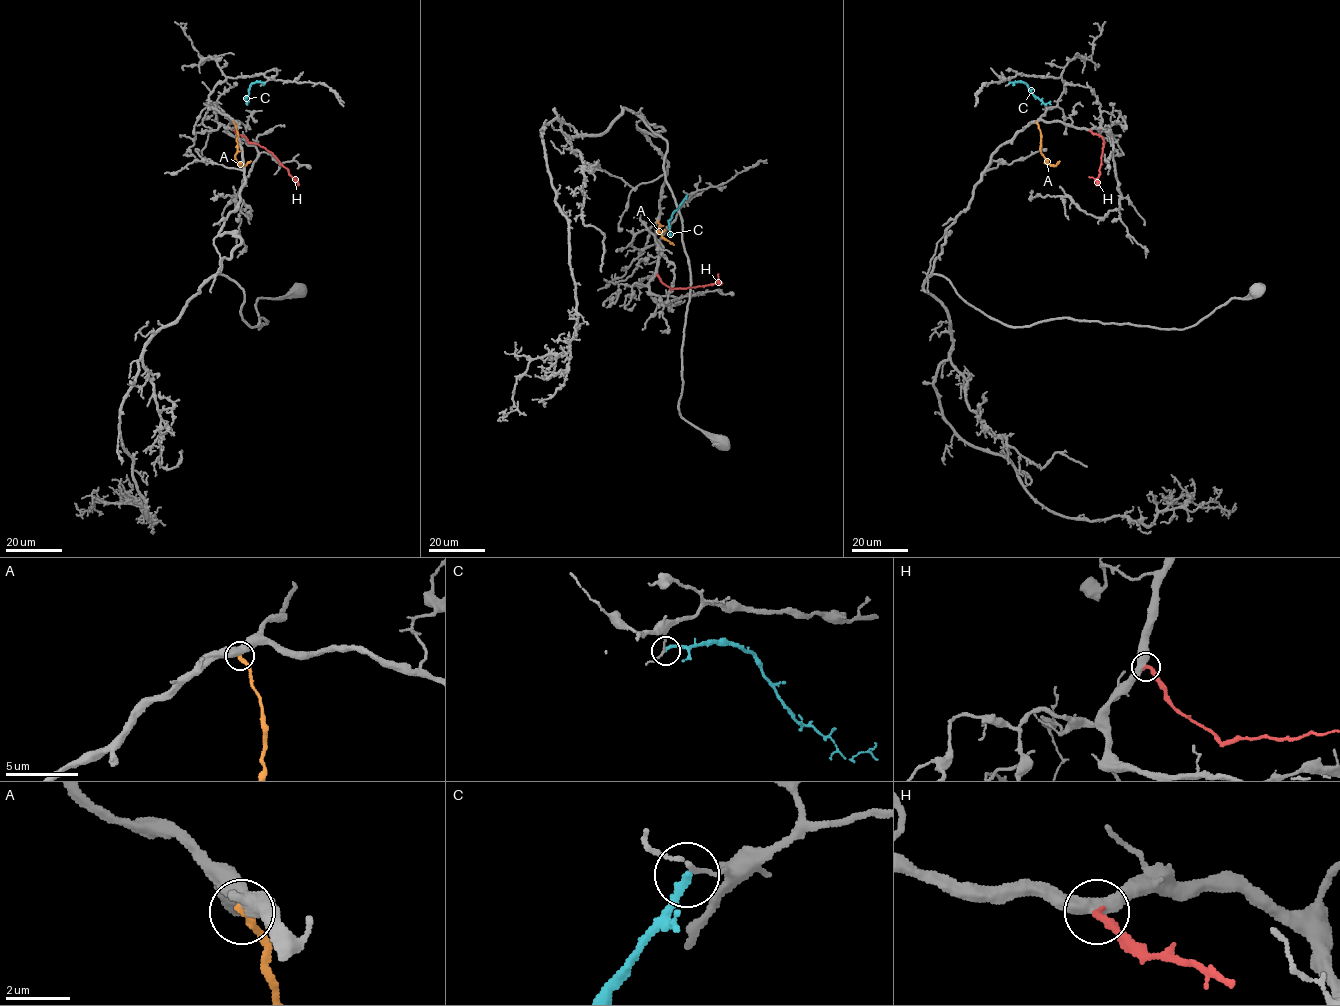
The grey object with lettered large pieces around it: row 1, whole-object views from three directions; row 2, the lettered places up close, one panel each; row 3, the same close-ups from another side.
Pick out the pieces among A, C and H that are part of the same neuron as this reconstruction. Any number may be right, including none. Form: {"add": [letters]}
{"add": []}

